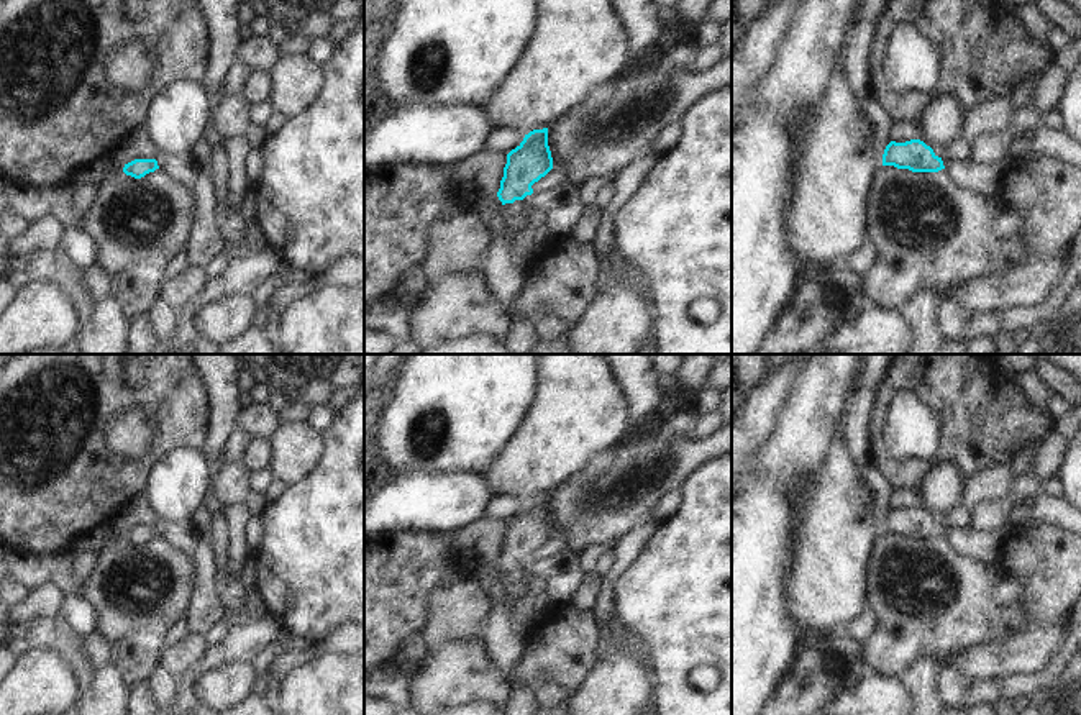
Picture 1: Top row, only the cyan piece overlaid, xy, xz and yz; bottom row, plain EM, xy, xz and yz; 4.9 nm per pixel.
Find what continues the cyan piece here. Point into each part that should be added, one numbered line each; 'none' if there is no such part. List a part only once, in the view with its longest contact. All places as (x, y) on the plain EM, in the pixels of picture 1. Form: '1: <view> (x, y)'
1: xz (514, 587)

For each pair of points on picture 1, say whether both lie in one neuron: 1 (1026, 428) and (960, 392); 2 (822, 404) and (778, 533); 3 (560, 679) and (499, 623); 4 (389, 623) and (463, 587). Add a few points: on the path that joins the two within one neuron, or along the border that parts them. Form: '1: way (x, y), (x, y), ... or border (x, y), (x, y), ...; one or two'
1: way (1009, 423), (991, 420), (976, 405); one
2: way (802, 437), (799, 448), (776, 471), (776, 500); one
3: border (524, 645), (515, 676), (525, 686); two
4: border (453, 574), (432, 589), (427, 622), (410, 638); two

